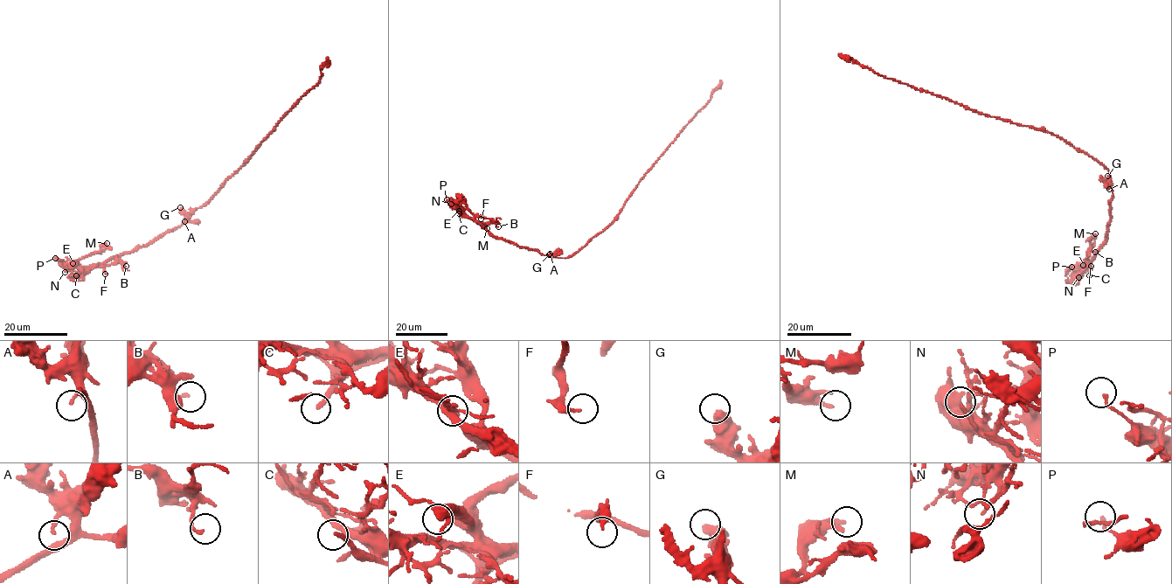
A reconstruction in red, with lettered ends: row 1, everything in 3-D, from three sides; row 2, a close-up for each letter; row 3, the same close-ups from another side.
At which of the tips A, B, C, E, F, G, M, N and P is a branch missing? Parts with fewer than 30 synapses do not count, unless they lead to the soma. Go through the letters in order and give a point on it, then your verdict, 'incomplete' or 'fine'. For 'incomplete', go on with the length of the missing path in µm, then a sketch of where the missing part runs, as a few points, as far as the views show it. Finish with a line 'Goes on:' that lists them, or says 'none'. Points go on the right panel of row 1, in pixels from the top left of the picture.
A: at (1109, 189); fine
B: at (1095, 252); fine
C: at (1089, 275); incomplete; about 15 µm are missing; missing branch runs (1089, 275), (1086, 283), (1082, 286), (1078, 283)
E: at (1083, 265); fine
F: at (1091, 266); fine
G: at (1107, 176); fine
M: at (1095, 233); fine
N: at (1078, 277); fine
P: at (1071, 267); fine
Goes on: C

